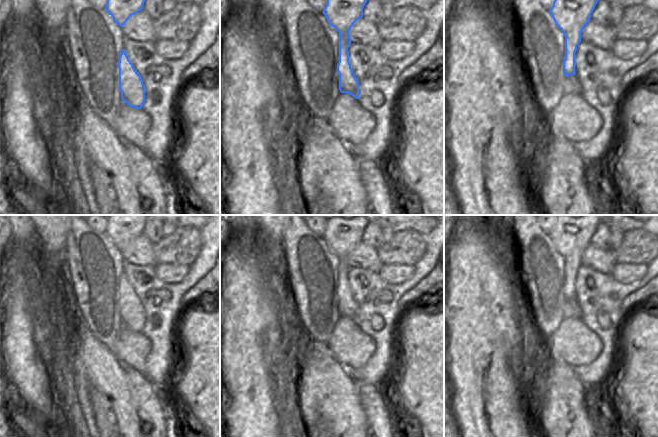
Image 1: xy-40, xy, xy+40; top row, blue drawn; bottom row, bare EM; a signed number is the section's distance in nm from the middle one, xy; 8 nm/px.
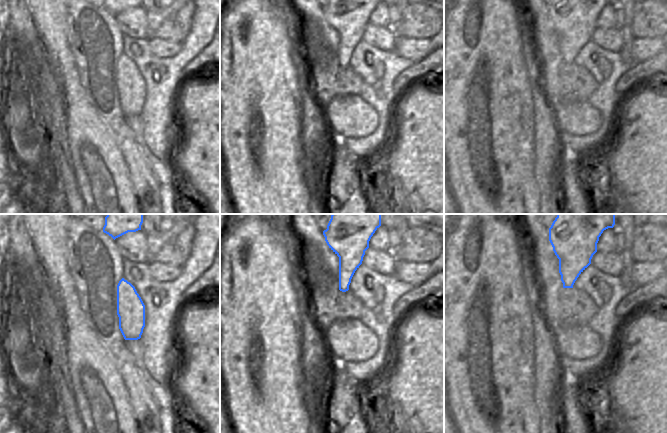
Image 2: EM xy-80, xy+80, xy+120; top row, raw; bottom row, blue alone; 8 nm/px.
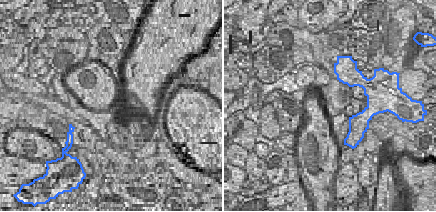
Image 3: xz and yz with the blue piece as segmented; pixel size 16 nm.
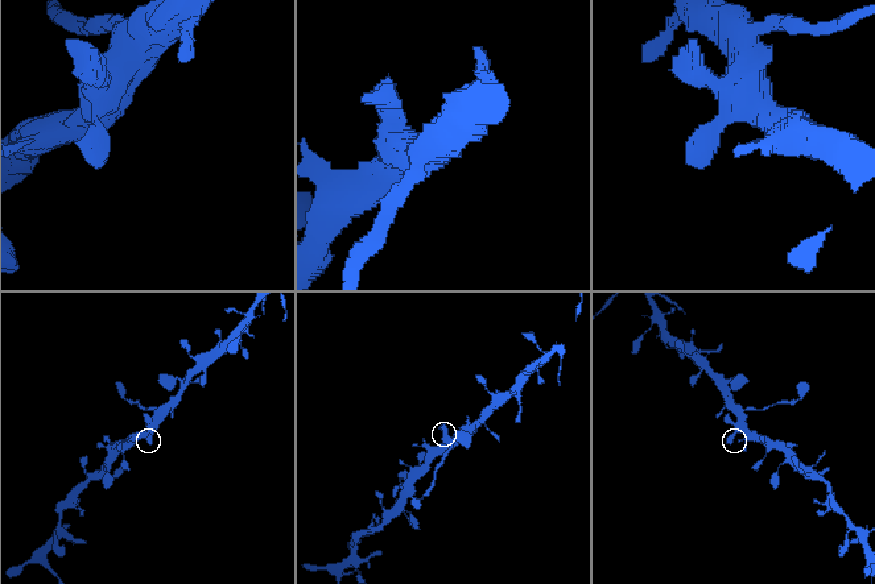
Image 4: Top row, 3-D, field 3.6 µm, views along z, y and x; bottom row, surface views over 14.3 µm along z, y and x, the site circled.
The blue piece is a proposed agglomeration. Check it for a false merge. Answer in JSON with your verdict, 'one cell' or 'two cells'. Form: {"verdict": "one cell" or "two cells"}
{"verdict": "one cell"}

